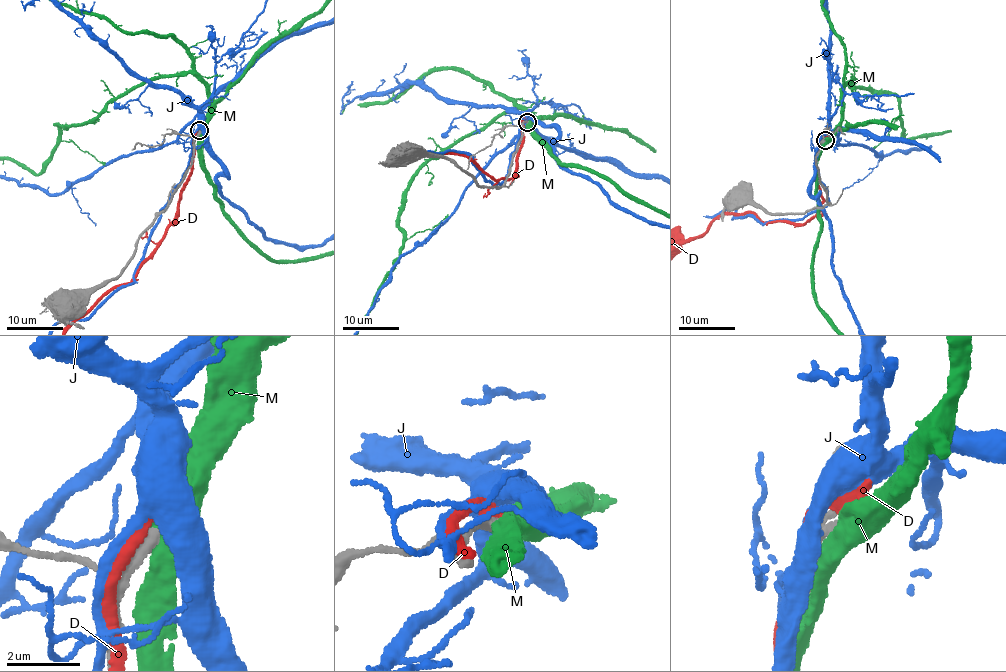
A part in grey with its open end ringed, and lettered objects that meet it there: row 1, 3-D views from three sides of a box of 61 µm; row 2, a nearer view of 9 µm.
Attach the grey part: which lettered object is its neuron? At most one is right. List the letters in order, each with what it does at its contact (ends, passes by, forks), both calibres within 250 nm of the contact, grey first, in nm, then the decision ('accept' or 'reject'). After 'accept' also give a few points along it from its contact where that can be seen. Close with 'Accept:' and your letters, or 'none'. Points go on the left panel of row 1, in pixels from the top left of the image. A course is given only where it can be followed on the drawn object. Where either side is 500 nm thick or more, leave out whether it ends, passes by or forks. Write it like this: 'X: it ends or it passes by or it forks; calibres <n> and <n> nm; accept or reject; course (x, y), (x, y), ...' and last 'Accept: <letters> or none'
D: it passes by; calibres 240 and 280 nm; reject
J: it passes by; calibres 200 and 280 nm; reject
M: calibres 320 and 550 nm; accept
Accept: M

